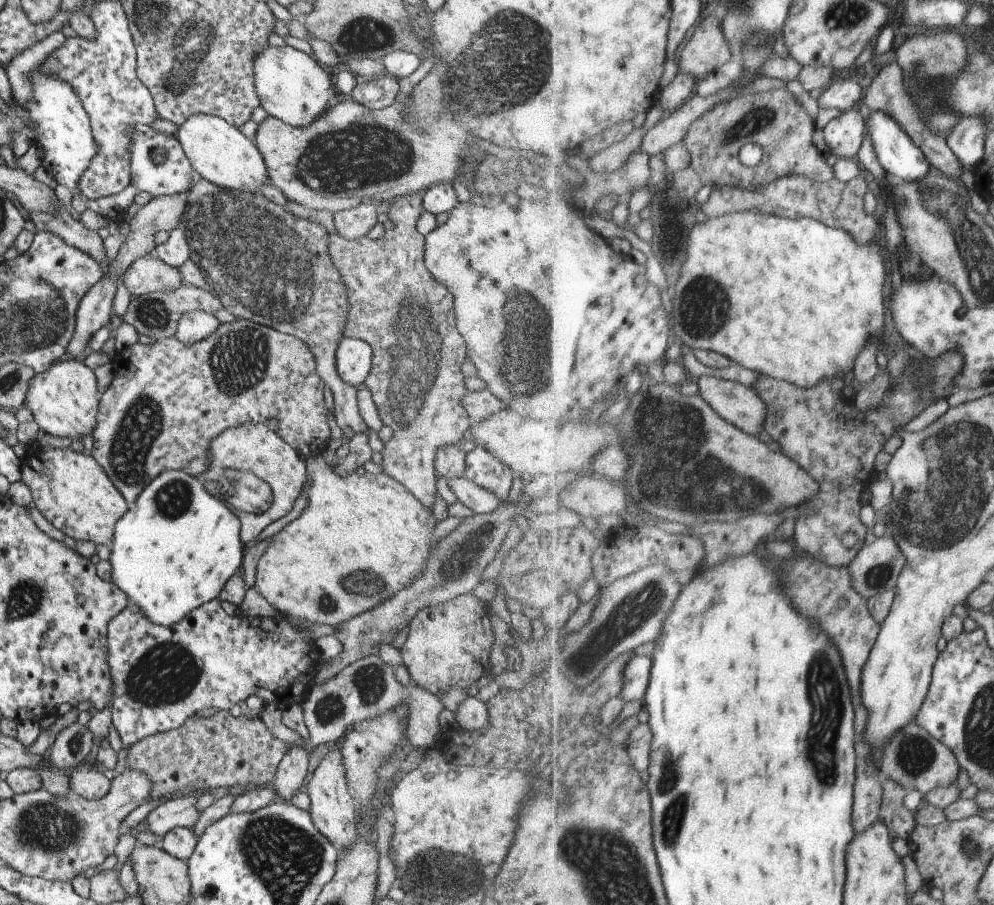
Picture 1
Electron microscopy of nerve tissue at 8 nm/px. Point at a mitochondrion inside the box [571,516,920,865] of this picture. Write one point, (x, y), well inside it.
(822, 683)

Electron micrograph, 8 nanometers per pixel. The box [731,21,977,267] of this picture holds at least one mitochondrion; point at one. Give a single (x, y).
(949, 74)

